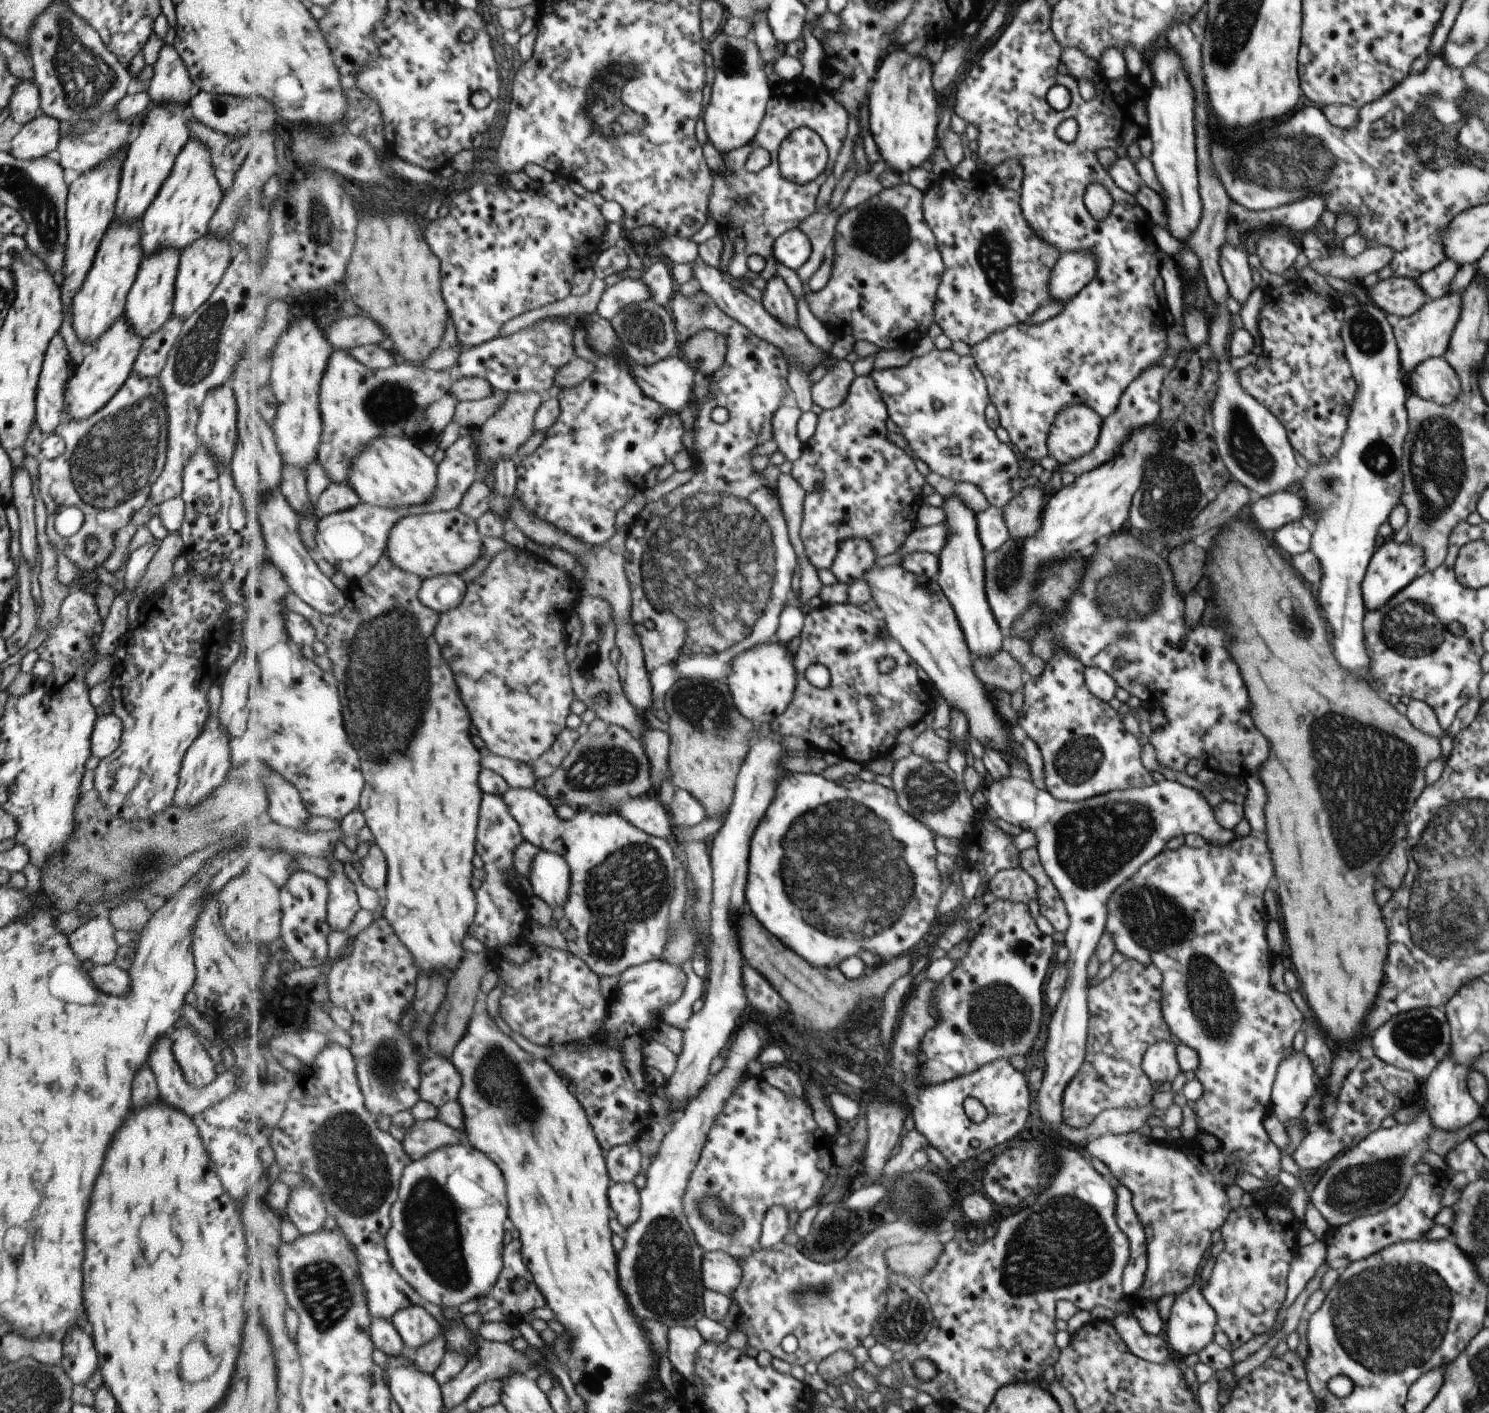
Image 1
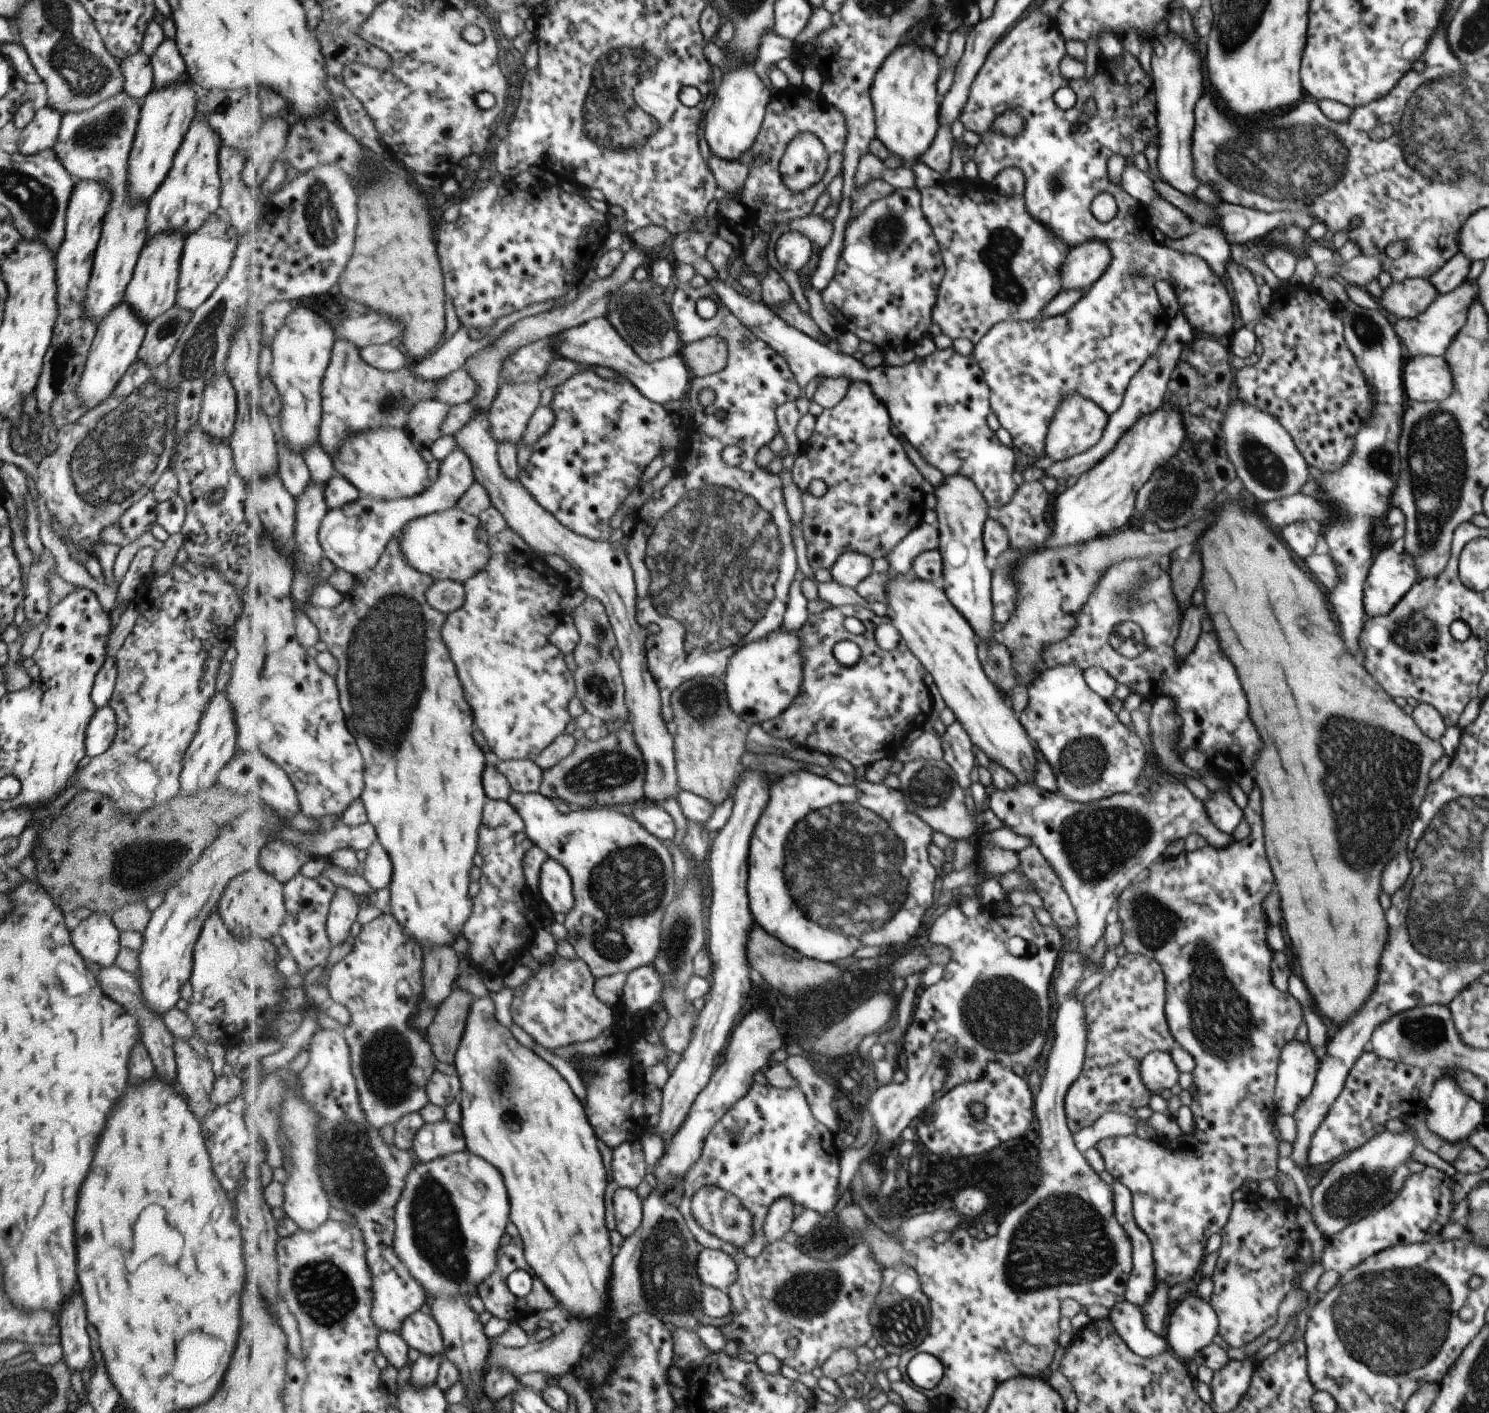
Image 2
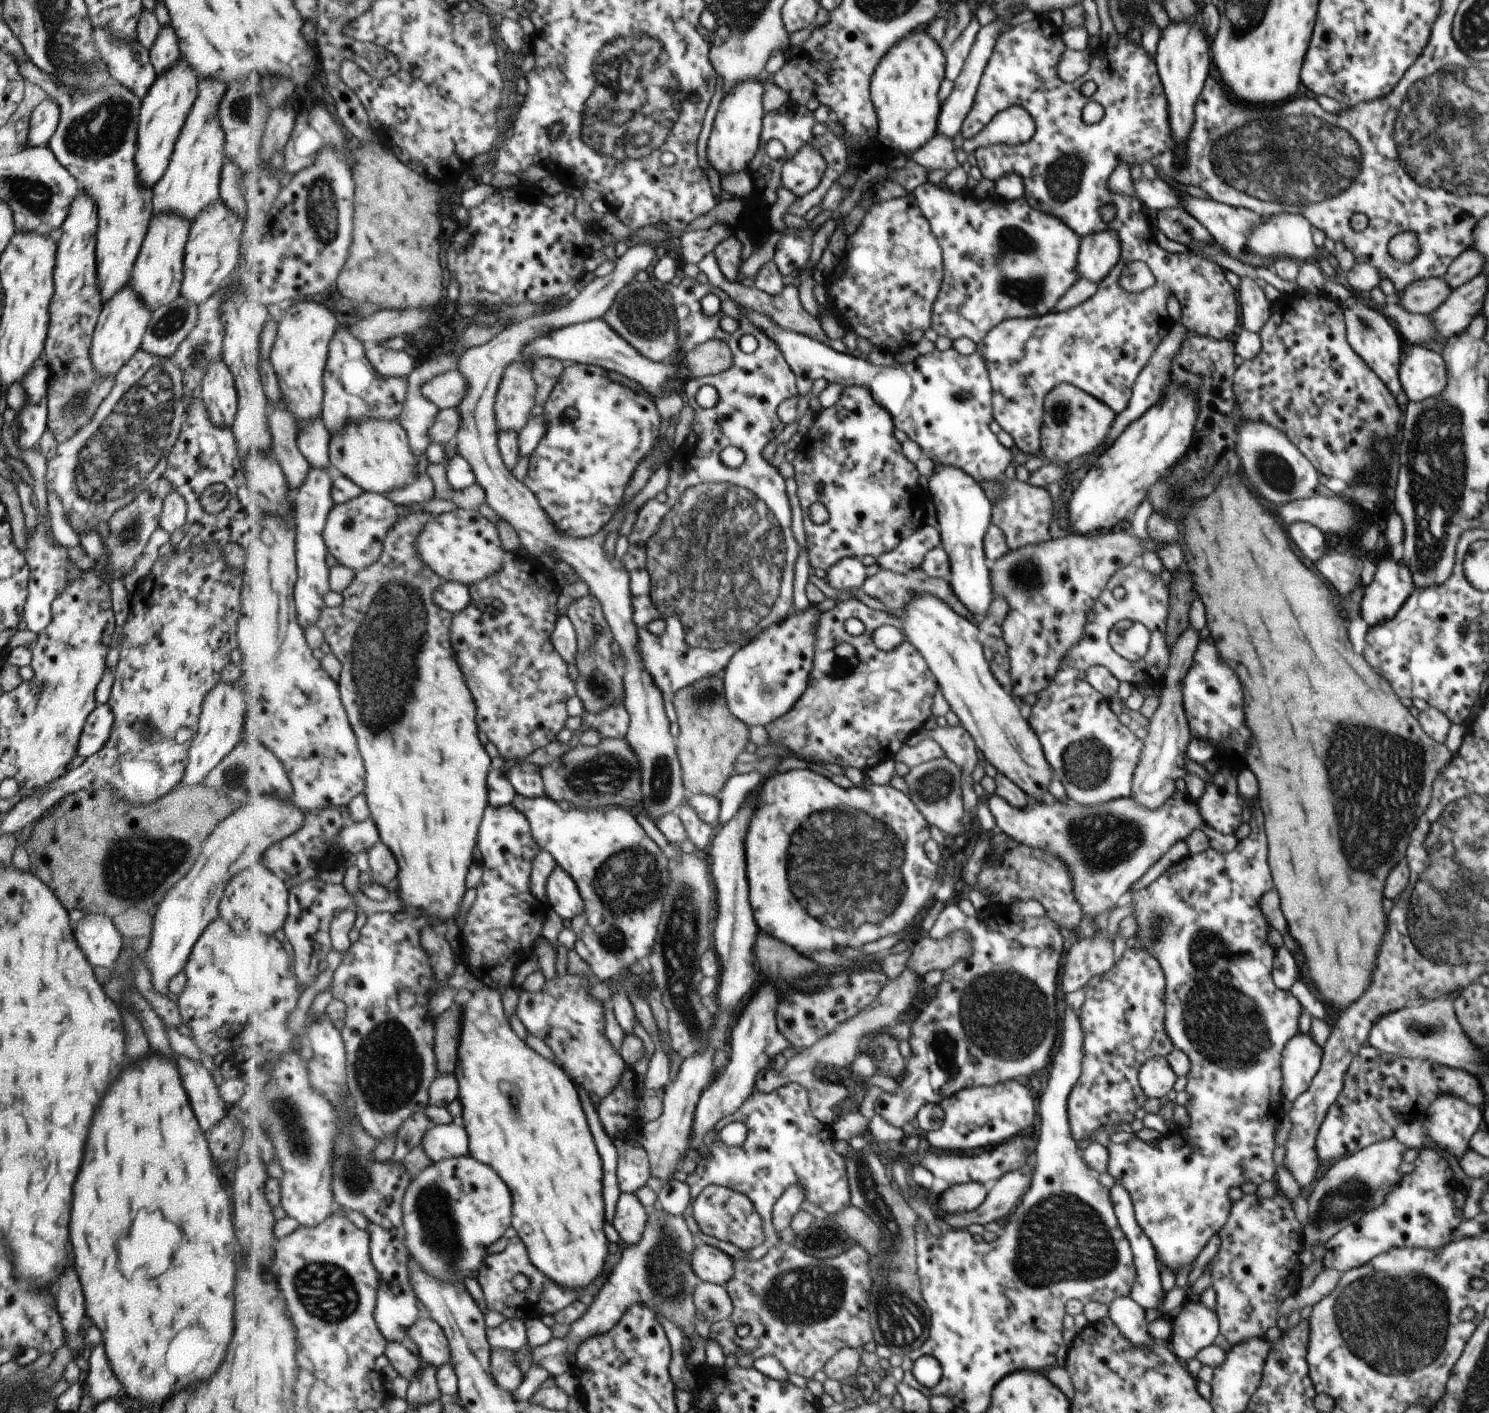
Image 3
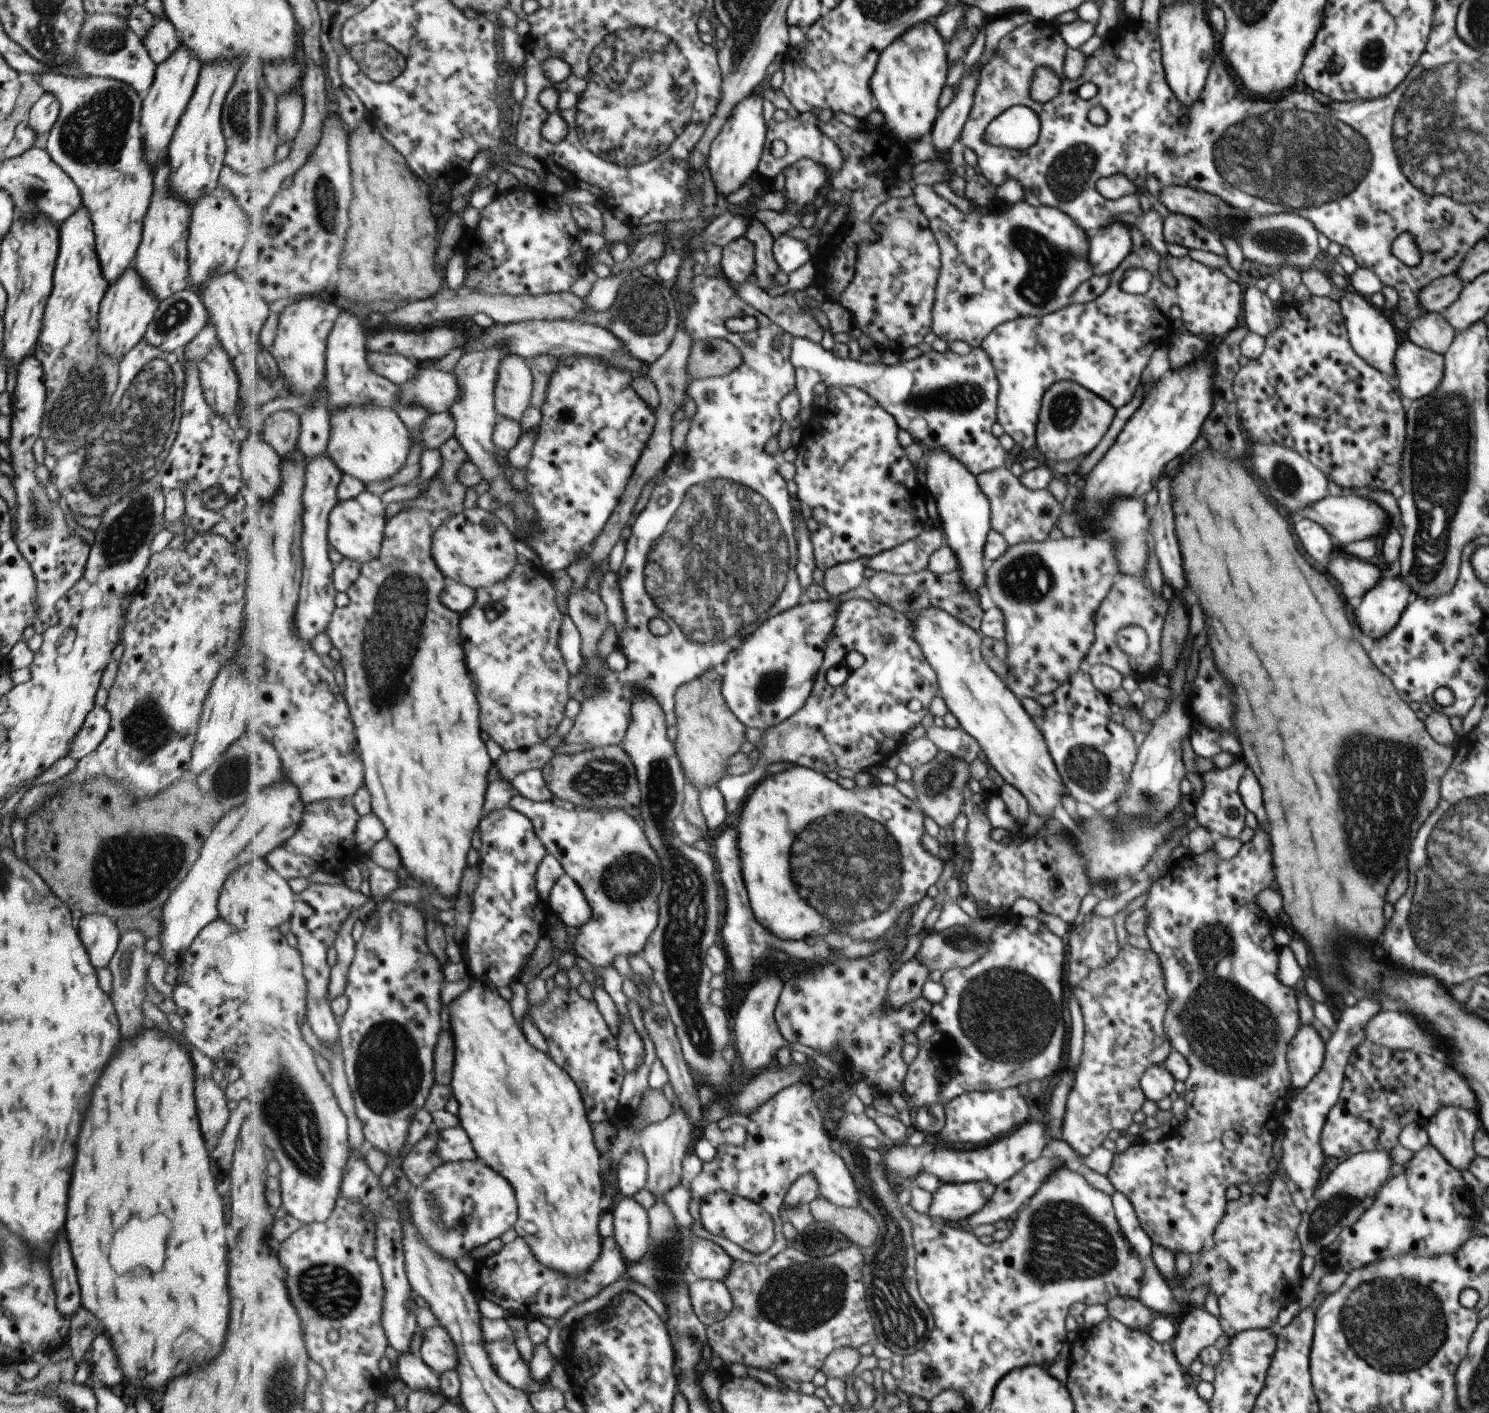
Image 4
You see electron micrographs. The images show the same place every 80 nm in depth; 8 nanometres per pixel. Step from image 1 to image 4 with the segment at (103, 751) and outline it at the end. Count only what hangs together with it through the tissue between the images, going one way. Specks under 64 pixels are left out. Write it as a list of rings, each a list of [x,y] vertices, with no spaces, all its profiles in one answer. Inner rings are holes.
[[[94,706],[85,715],[81,728],[69,741],[66,756],[73,758],[73,760],[79,760],[92,750],[95,750],[109,730],[109,719],[109,713],[104,706]]]

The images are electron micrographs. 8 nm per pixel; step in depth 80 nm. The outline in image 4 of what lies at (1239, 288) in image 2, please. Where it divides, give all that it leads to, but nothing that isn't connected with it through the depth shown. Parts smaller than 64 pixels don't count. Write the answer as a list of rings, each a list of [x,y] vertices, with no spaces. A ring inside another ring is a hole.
[[[1249,286],[1243,294],[1243,322],[1252,333],[1265,338],[1271,335],[1273,331],[1280,326],[1278,310],[1271,304],[1271,300],[1255,290],[1255,287]]]

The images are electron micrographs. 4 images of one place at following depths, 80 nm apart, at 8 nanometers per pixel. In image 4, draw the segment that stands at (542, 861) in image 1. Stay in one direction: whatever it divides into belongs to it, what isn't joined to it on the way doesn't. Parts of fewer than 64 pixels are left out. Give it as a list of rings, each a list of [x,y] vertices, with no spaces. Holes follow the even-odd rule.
[[[567,874],[563,875],[551,889],[549,900],[551,910],[562,918],[567,926],[580,929],[593,916],[592,905],[581,885]]]

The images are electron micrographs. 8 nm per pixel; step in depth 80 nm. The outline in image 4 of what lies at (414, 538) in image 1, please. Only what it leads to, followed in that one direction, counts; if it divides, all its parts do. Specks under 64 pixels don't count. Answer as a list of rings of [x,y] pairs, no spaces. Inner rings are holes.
[[[479,507],[467,508],[460,515],[445,521],[444,526],[436,532],[434,535],[434,557],[447,579],[456,580],[476,590],[481,588],[488,589],[493,587],[494,584],[509,579],[514,569],[518,566],[517,550],[515,550],[515,542],[517,542],[518,537],[493,512],[493,508],[489,511]]]

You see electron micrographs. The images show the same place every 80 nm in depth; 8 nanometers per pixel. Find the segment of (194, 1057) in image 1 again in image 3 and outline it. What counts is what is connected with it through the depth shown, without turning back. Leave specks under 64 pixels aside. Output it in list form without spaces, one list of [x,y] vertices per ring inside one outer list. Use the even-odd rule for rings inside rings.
[[[177,1056],[179,1076],[183,1088],[189,1096],[189,1104],[193,1108],[199,1129],[206,1134],[228,1112],[228,1106],[221,1102],[217,1094],[217,1082],[212,1080],[208,1072],[199,1062],[187,1056]]]

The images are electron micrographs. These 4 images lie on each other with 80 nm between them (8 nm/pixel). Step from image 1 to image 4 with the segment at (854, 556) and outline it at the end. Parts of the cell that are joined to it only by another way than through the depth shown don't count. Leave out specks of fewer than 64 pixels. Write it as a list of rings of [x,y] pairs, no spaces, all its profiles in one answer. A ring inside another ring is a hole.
[[[847,561],[826,570],[823,585],[832,597],[841,596],[853,588],[859,588],[865,580],[865,572],[865,561]]]

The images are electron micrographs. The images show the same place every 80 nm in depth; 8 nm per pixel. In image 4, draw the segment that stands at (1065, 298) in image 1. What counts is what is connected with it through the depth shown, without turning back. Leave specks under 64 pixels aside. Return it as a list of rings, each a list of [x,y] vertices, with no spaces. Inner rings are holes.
[[[1120,222],[1107,223],[1089,238],[1088,263],[1095,275],[1112,273],[1130,254],[1131,227]]]

